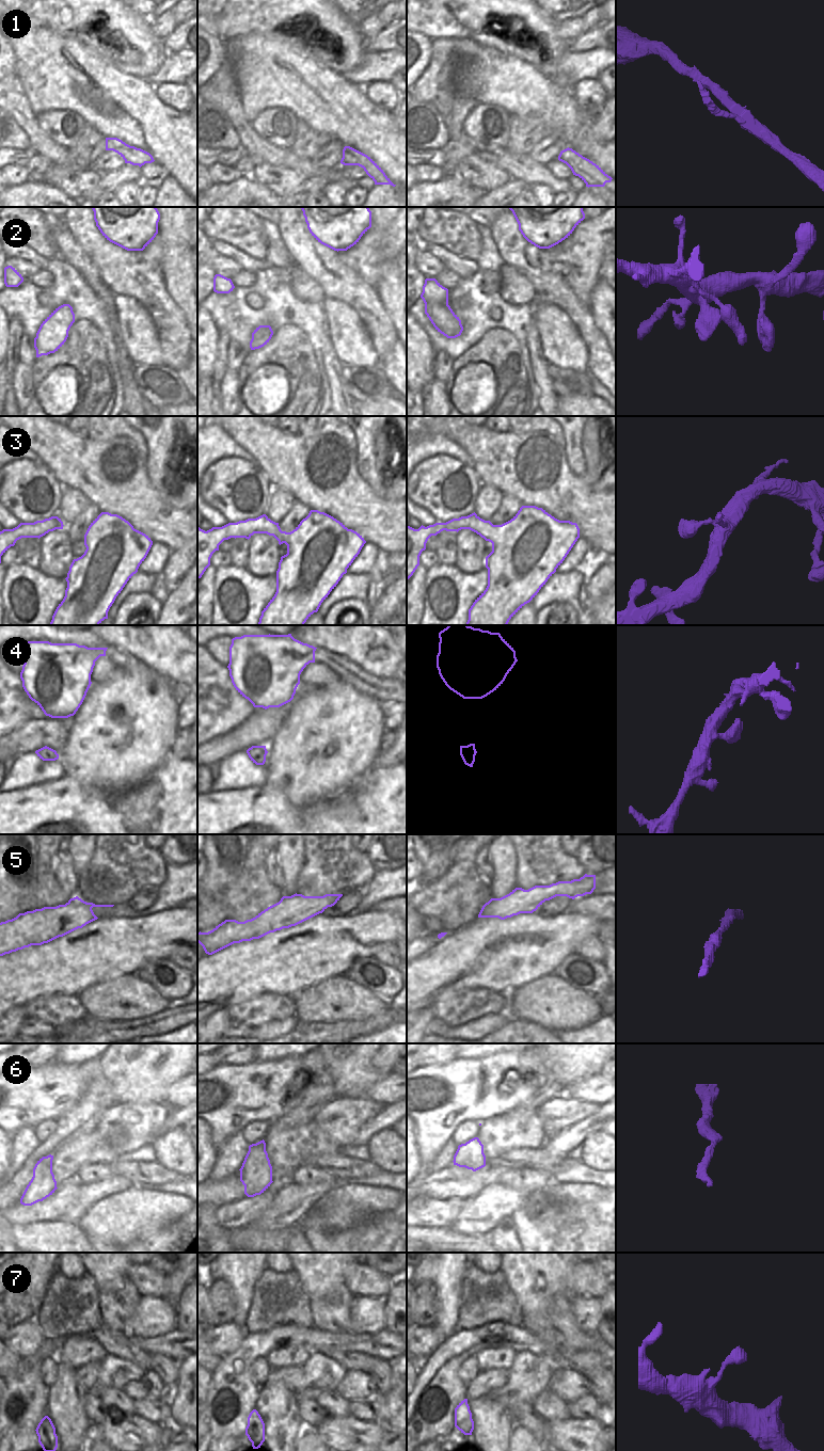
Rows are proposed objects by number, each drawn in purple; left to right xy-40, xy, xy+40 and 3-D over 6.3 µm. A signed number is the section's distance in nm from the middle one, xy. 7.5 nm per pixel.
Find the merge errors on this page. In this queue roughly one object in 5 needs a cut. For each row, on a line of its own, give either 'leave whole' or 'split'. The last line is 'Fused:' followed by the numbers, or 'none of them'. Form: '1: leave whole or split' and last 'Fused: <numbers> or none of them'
1: leave whole
2: leave whole
3: leave whole
4: leave whole
5: leave whole
6: leave whole
7: leave whole
Fused: none of them

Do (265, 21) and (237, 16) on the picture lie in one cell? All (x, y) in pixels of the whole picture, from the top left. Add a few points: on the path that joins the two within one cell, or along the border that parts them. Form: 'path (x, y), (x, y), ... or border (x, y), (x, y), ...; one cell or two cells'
path (258, 16), (243, 16); one cell

